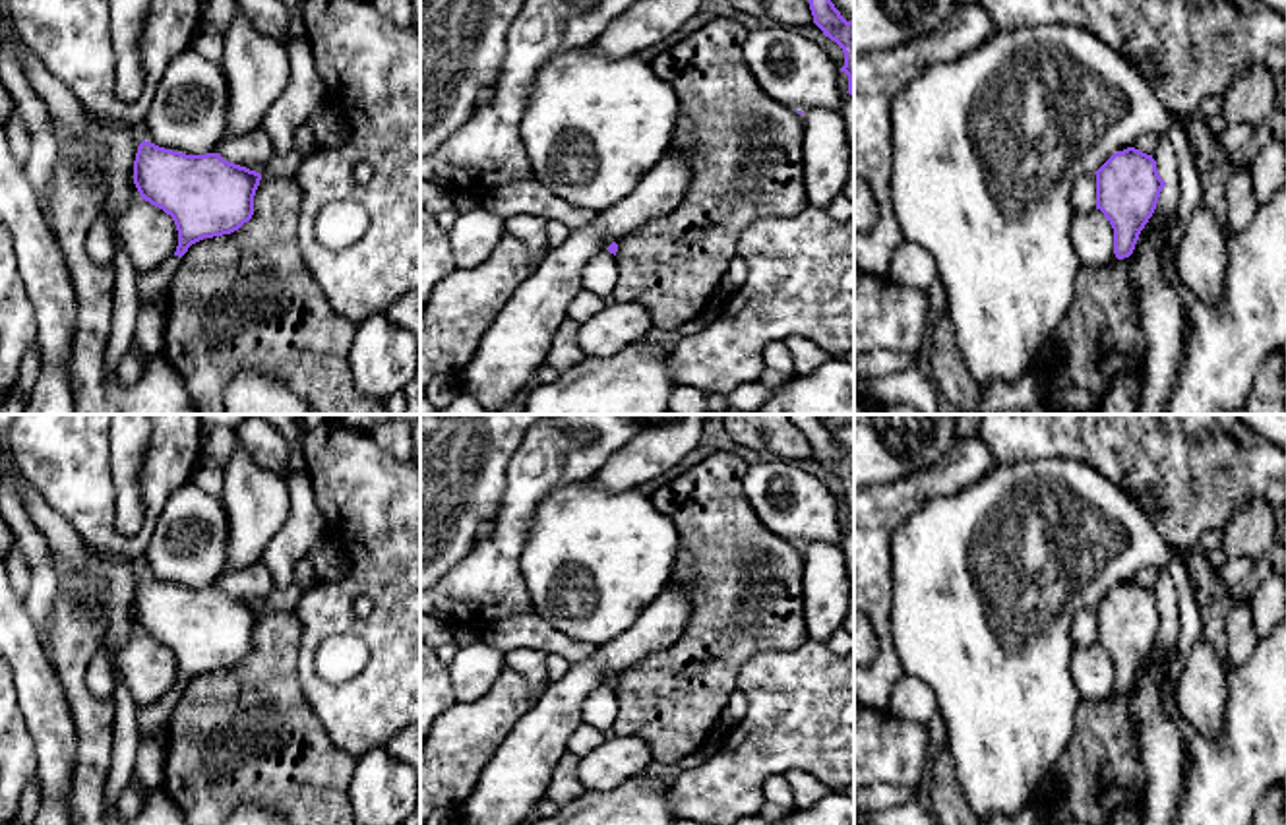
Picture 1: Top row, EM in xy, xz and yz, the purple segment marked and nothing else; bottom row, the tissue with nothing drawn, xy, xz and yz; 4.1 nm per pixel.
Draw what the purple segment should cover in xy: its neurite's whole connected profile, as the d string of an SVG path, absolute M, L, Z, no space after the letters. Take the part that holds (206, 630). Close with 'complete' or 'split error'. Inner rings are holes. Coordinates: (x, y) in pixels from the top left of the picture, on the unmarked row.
M145 573L139 577L134 618L141 633L172 651L178 664L176 686L138 709L139 742L168 728L180 691L192 678L230 668L252 653L260 614L260 606L219 587L186 589Z | split error

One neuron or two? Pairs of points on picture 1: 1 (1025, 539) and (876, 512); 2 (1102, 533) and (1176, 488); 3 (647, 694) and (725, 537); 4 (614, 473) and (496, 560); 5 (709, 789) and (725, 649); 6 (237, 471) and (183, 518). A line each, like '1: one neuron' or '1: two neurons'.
1: two neurons
2: two neurons
3: one neuron
4: two neurons
5: two neurons
6: two neurons

